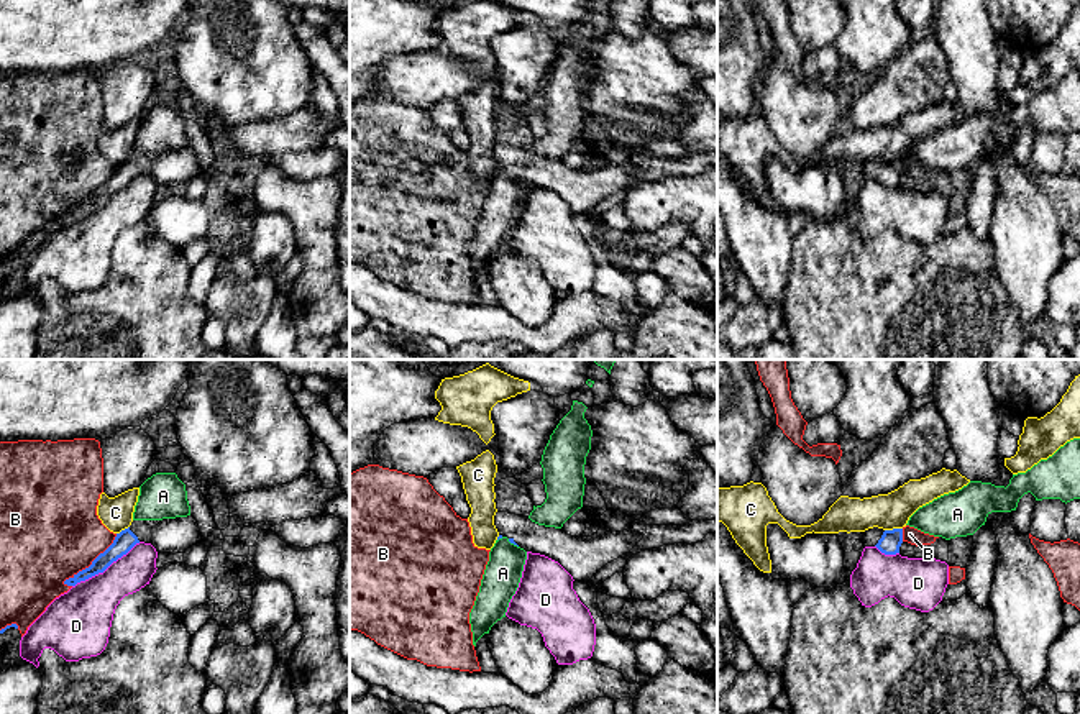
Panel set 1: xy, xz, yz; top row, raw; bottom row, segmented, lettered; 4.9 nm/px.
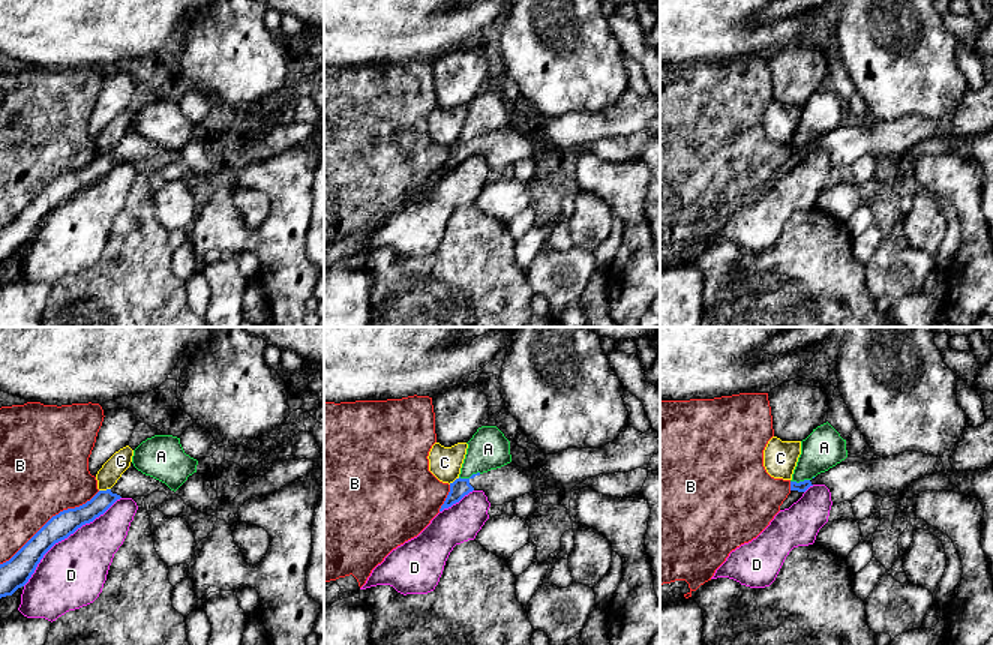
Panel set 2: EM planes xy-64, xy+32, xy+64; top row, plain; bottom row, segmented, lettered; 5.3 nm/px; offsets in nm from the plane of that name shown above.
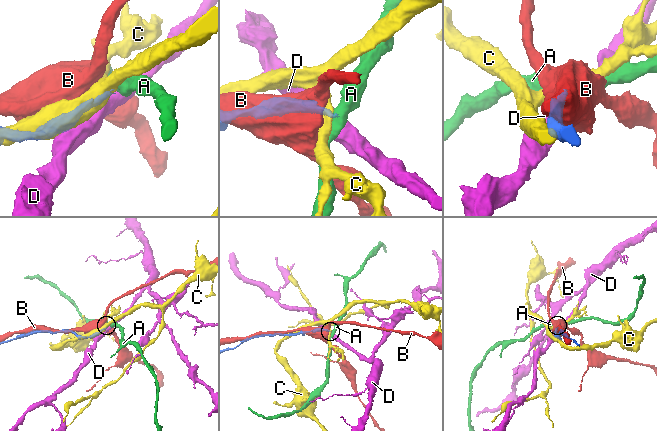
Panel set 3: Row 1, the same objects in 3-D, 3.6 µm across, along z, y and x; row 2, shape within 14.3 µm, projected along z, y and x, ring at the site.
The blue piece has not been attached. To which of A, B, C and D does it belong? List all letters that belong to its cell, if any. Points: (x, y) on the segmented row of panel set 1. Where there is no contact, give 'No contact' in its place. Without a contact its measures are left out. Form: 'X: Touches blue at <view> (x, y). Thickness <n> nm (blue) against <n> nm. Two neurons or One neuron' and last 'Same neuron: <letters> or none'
A: Touches blue at xz (512, 542). Thickness 20 nm (blue) against 180 nm. Two neurons
B: Touches blue at xy (92, 563). Thickness 100 nm (blue) against 460 nm. Two neurons
C: Touches blue at yz (893, 529). Thickness 110 nm (blue) against 180 nm. Two neurons
D: Touches blue at xy (105, 568). Thickness 100 nm (blue) against 280 nm. Two neurons
Same neuron: none

